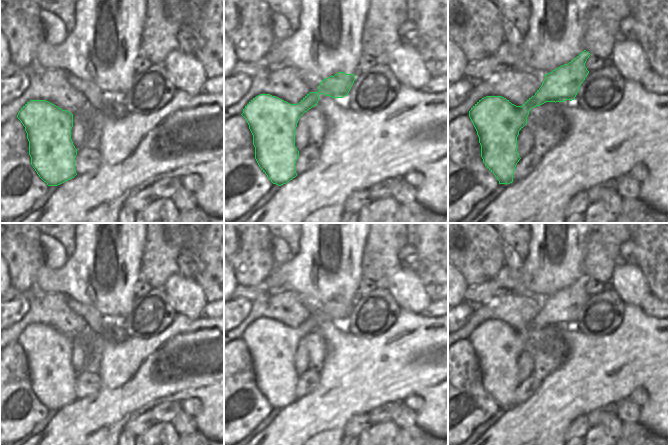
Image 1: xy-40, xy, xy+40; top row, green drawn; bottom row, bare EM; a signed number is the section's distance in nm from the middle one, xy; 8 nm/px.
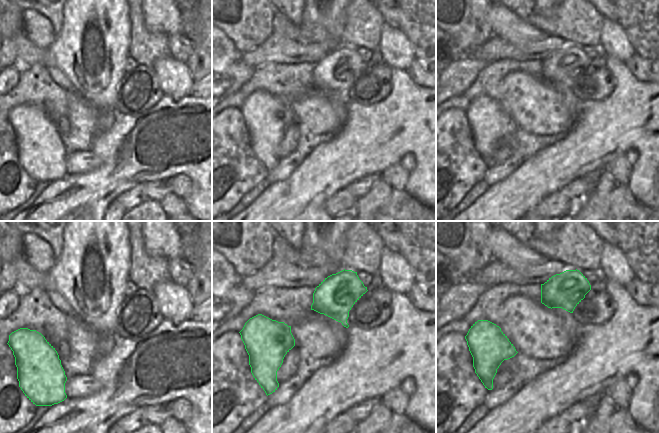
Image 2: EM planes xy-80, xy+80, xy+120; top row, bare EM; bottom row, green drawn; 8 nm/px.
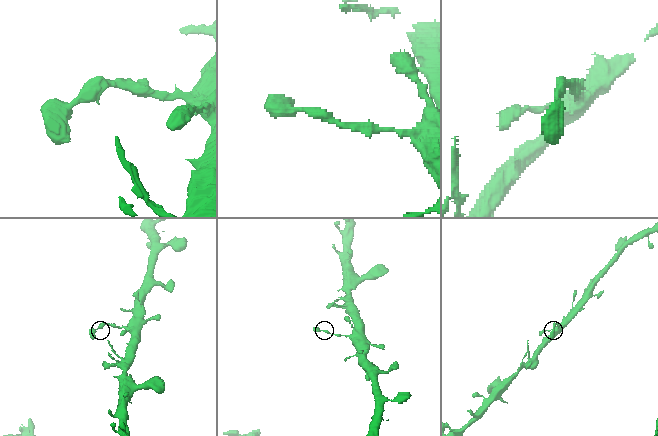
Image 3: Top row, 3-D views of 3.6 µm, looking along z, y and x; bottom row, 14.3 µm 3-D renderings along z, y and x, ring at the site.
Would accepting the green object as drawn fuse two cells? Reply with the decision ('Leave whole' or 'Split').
Leave whole

